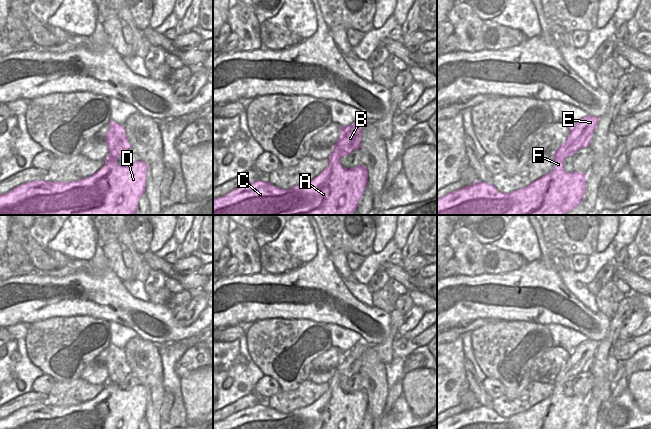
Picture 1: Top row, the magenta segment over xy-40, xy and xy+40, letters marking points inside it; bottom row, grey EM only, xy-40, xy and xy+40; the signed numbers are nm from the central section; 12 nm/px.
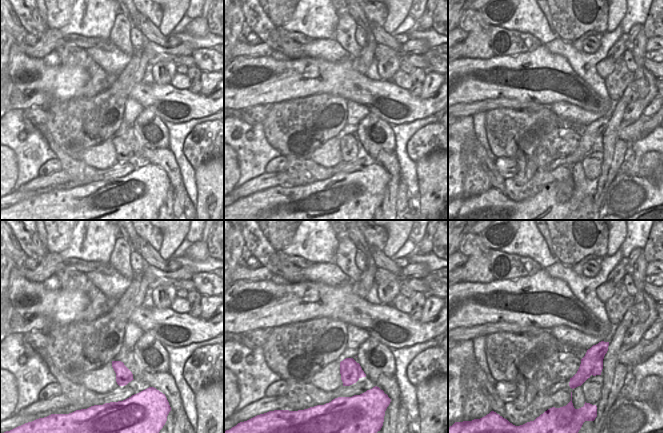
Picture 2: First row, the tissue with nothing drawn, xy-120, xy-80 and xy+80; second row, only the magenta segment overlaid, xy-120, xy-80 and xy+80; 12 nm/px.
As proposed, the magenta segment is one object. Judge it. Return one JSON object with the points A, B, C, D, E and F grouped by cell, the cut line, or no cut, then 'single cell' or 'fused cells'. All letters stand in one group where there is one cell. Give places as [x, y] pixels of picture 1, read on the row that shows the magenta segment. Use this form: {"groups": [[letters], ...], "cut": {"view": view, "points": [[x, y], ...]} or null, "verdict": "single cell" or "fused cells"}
{"groups": [["A", "B", "C", "D", "E", "F"]], "cut": null, "verdict": "single cell"}

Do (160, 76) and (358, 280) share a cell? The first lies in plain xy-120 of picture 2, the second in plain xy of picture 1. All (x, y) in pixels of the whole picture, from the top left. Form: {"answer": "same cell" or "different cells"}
{"answer": "different cells"}

